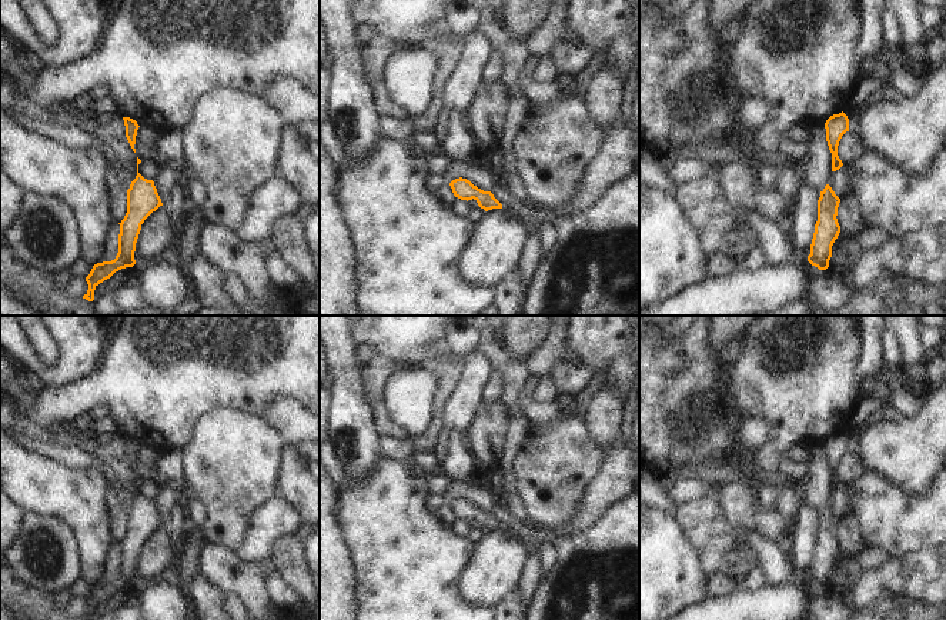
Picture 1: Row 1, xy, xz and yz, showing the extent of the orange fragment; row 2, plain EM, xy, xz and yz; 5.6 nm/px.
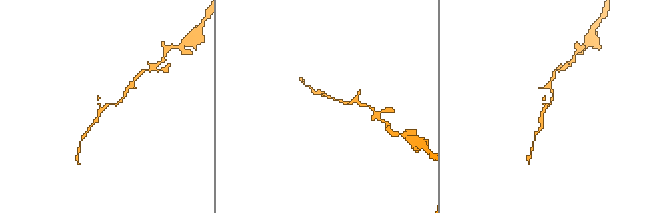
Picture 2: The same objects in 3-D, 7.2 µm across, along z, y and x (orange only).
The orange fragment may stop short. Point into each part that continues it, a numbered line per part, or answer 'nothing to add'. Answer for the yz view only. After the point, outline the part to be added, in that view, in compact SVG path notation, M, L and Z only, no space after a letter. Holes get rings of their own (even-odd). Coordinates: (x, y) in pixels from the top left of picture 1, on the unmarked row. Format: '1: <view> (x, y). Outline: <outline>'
nothing to add

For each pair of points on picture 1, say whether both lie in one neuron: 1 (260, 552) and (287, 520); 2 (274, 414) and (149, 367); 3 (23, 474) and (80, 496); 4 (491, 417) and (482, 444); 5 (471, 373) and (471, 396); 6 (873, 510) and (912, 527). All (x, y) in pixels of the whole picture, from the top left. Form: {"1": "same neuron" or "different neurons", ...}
{"1": "same neuron", "2": "different neurons", "3": "same neuron", "4": "same neuron", "5": "same neuron", "6": "same neuron"}

